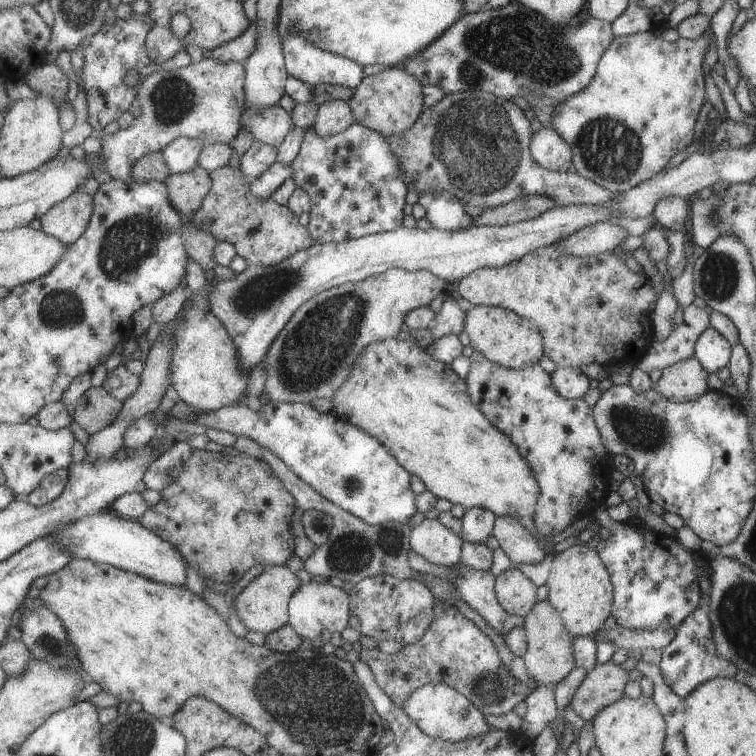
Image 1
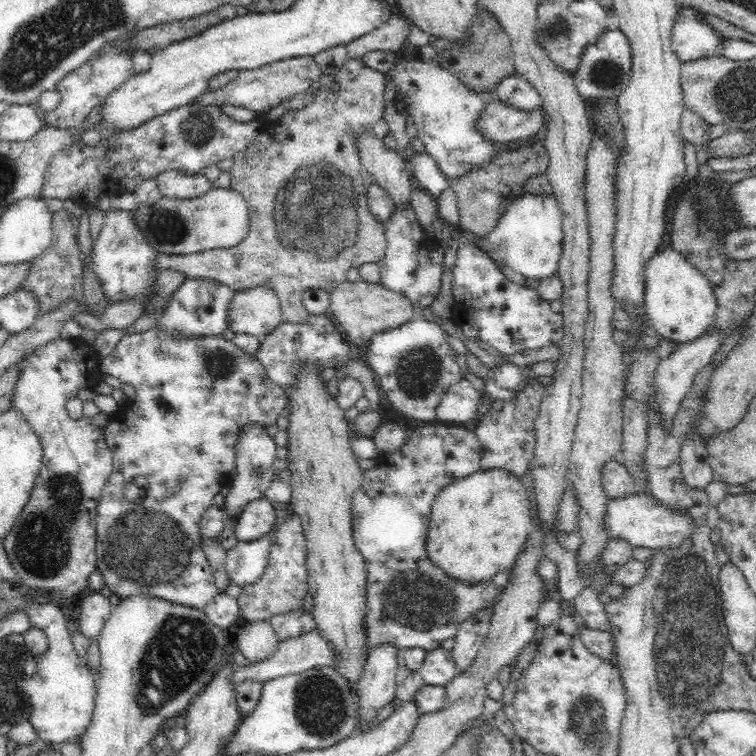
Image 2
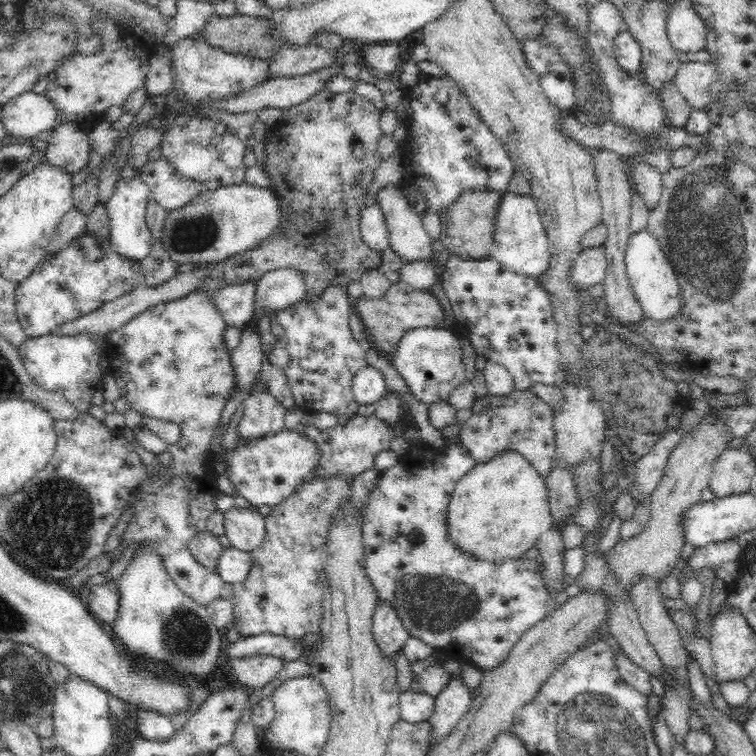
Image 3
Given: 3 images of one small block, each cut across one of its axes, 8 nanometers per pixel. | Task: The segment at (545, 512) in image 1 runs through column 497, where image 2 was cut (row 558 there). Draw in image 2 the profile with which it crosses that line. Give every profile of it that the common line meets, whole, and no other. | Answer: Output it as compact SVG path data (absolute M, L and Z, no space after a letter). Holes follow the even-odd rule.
M425 424L424 426L415 427L414 430L410 430L407 437L404 439L402 446L396 450L396 452L391 453L381 453L378 458L376 458L376 468L373 470L363 471L363 480L358 488L358 491L354 494L353 499L353 536L355 541L355 546L358 551L363 555L364 562L366 563L366 599L368 600L368 611L367 611L367 623L366 623L366 635L368 635L368 646L366 649L369 650L372 647L380 646L380 644L394 643L398 648L411 648L420 647L425 651L434 650L434 648L439 648L439 644L442 640L447 638L456 638L458 630L466 620L469 620L472 616L478 615L483 611L488 611L491 607L493 608L497 603L498 596L501 595L502 587L497 586L491 579L477 582L477 583L464 583L464 581L458 581L456 577L452 577L442 571L438 565L432 563L430 557L428 557L427 552L427 533L428 526L431 520L431 509L432 504L438 497L440 491L459 480L464 478L464 476L470 476L472 473L481 470L480 460L481 460L482 447L477 441L475 431L468 430L466 428L454 426L432 426L432 424Z

